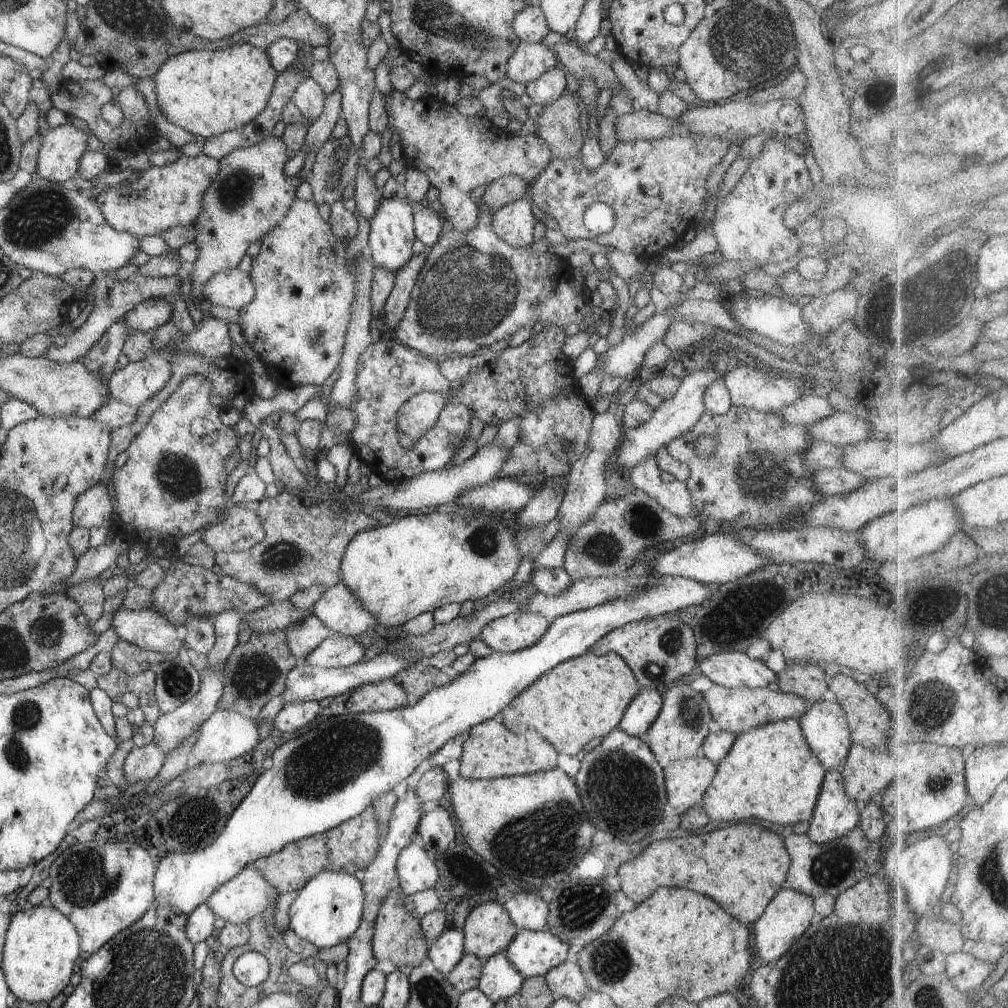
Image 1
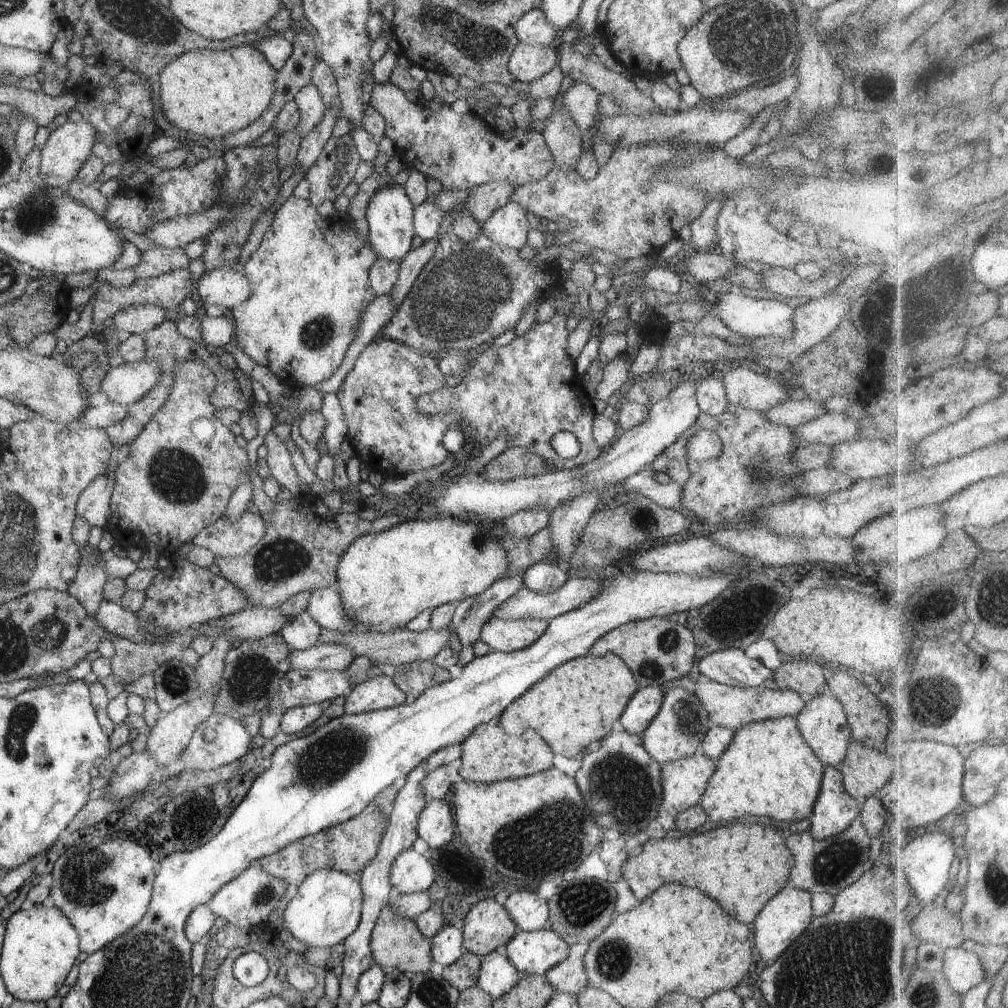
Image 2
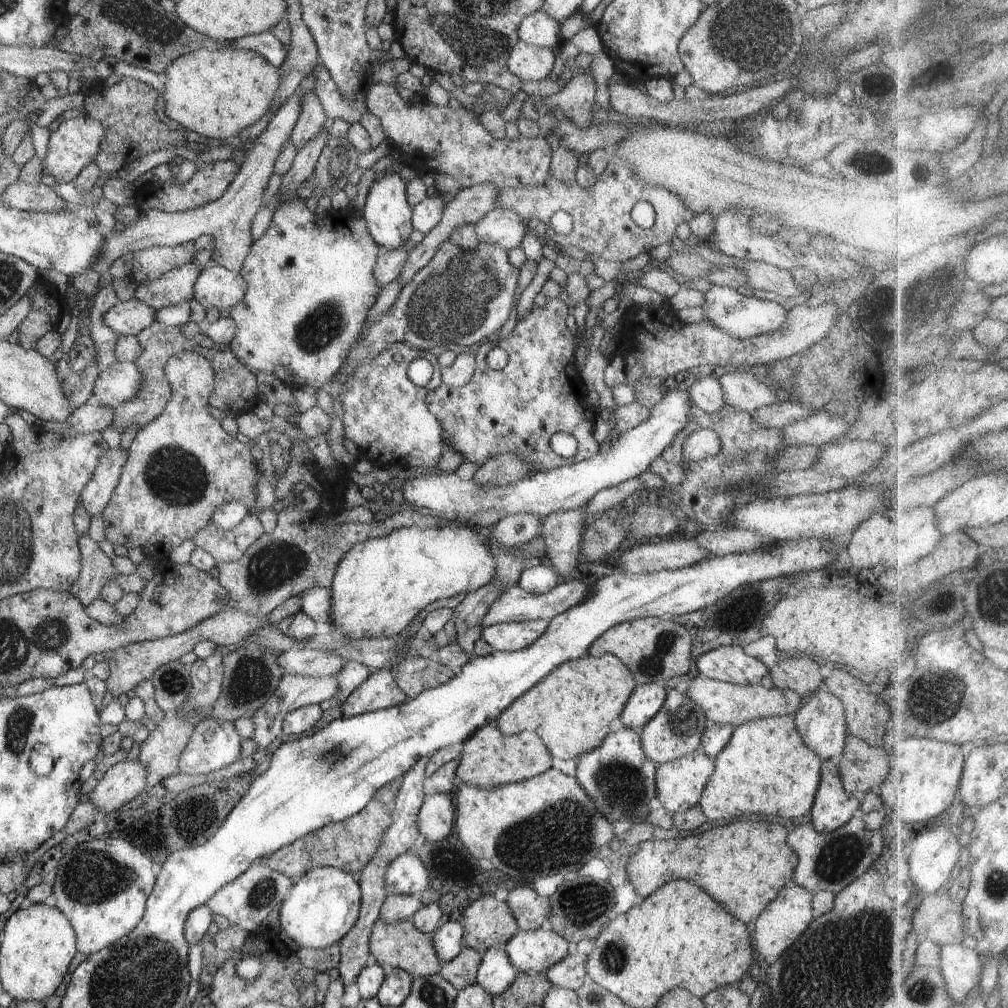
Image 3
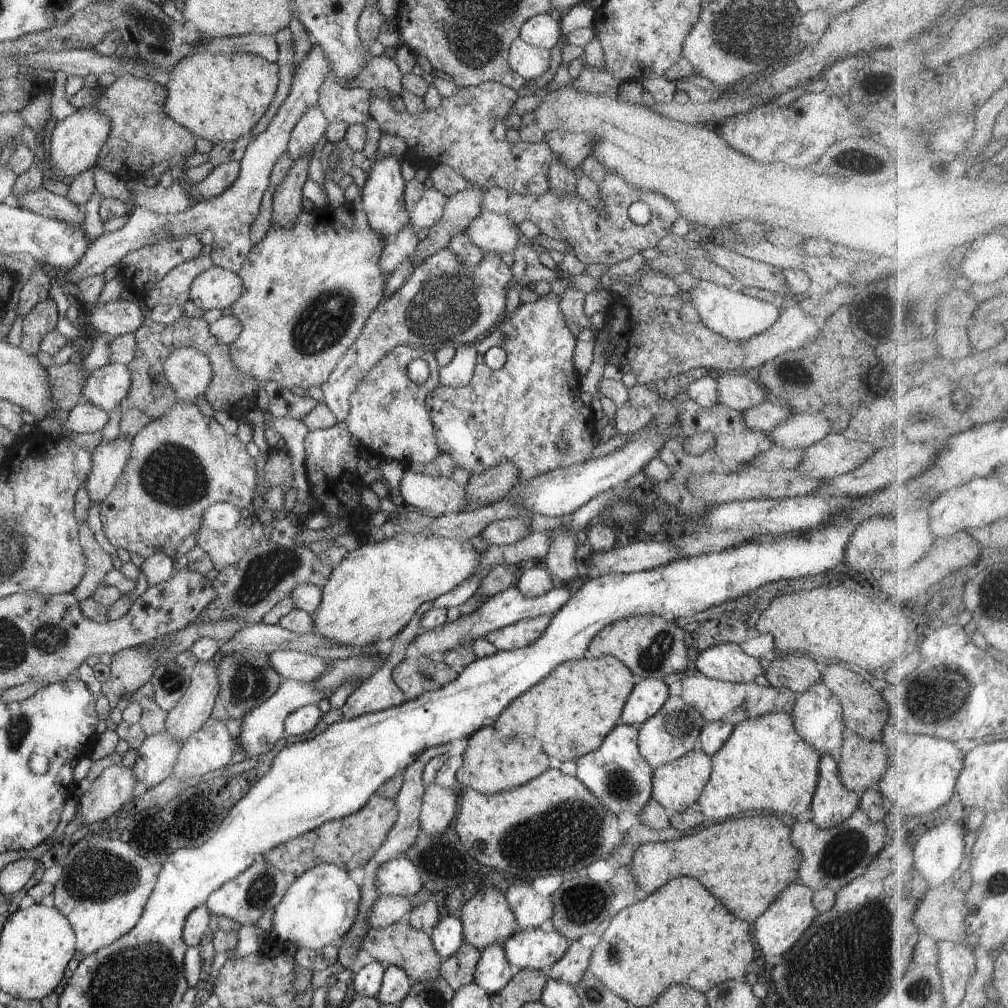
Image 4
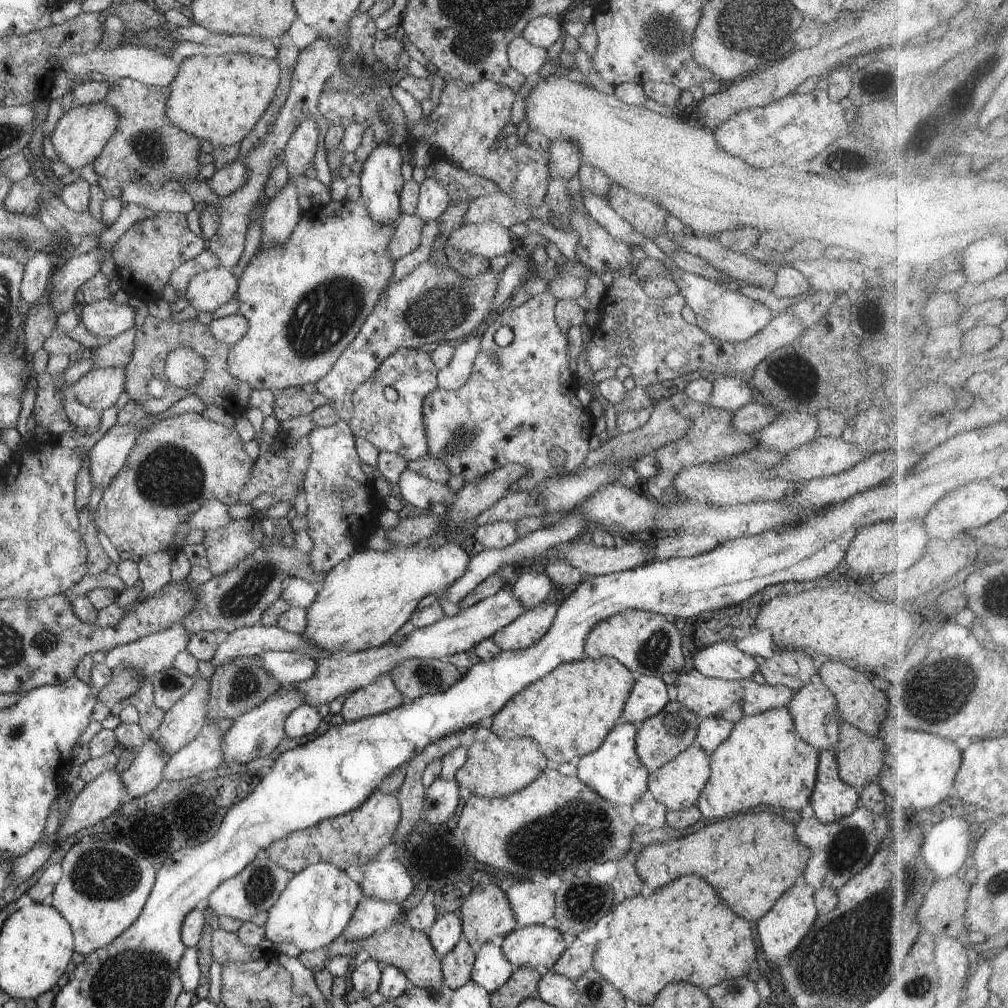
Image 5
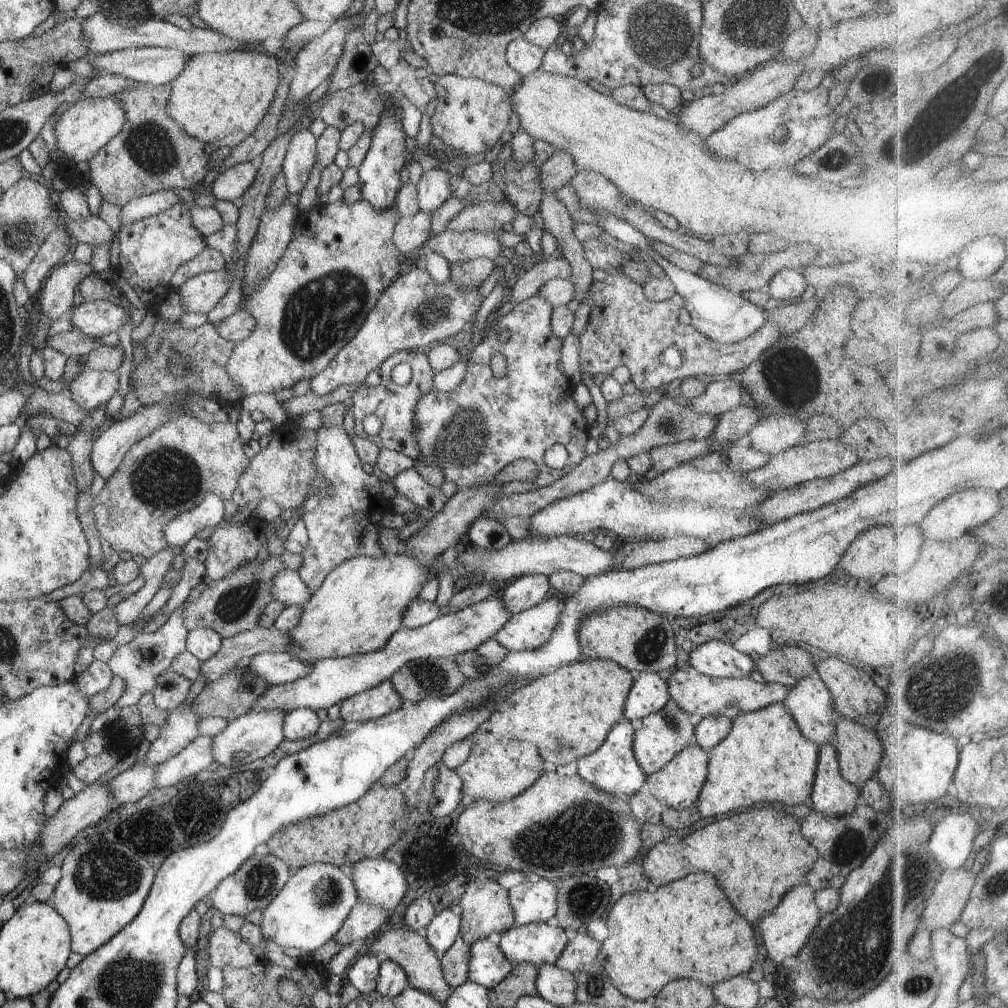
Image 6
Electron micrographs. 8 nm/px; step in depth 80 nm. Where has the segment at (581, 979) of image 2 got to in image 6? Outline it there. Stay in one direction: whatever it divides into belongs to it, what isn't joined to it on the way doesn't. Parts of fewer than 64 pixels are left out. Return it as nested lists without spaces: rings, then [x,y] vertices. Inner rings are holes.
[[[576,932],[571,934],[569,944],[554,966],[573,975],[580,973],[597,961],[600,948],[601,942],[595,940],[590,934]]]

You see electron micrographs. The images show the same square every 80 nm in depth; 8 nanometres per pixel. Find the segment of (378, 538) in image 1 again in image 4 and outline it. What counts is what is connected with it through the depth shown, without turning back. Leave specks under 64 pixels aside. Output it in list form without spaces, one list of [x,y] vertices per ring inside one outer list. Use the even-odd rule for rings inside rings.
[[[398,533],[394,535],[394,538],[386,539],[383,541],[370,541],[366,544],[350,545],[349,553],[339,562],[338,565],[332,568],[328,582],[321,588],[322,598],[319,606],[319,610],[316,613],[312,613],[313,624],[315,626],[314,634],[321,636],[322,638],[337,642],[341,645],[354,646],[354,647],[364,647],[366,645],[374,645],[376,642],[381,640],[386,640],[388,638],[394,638],[413,617],[413,614],[418,610],[421,604],[426,601],[433,601],[442,596],[442,594],[452,590],[464,582],[469,576],[477,573],[481,569],[481,554],[478,553],[473,547],[470,541],[457,541],[456,539],[451,539],[448,537],[441,537],[438,535],[432,535],[428,533]]]

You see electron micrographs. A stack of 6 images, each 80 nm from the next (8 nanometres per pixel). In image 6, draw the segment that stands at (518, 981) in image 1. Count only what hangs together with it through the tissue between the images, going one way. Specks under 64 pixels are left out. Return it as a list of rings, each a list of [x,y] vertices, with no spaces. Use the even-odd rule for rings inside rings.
[[[494,936],[470,945],[469,981],[490,990],[503,982],[513,968],[514,964],[504,957],[498,942],[494,942]]]

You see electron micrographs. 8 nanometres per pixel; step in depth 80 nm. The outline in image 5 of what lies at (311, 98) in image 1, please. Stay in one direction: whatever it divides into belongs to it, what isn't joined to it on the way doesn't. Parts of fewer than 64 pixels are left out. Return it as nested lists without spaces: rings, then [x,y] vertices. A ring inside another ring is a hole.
[[[315,117],[306,118],[292,132],[286,148],[282,154],[286,162],[289,180],[305,178],[308,168],[312,166],[312,160],[318,148],[319,127]]]

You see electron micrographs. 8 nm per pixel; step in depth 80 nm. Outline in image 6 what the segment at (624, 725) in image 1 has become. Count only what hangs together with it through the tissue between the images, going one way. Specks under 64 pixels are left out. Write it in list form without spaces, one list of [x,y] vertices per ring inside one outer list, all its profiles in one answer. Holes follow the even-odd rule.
[[[635,673],[635,682],[629,691],[623,708],[623,719],[632,721],[642,719],[658,710],[663,710],[671,700],[668,684],[657,673]]]

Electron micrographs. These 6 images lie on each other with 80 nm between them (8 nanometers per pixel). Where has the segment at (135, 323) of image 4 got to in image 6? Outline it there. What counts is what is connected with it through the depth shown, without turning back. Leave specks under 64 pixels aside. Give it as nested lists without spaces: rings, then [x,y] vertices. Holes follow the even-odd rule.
[[[109,301],[82,302],[72,312],[72,326],[98,340],[111,333],[118,333],[128,322],[128,312]]]

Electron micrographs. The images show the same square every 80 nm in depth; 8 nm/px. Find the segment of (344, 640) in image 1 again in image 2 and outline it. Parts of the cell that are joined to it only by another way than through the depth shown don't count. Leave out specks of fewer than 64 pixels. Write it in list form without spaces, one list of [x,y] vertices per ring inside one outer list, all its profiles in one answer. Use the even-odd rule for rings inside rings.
[[[316,644],[310,648],[289,654],[292,669],[307,671],[343,671],[355,659],[354,653],[345,646],[335,644]]]

